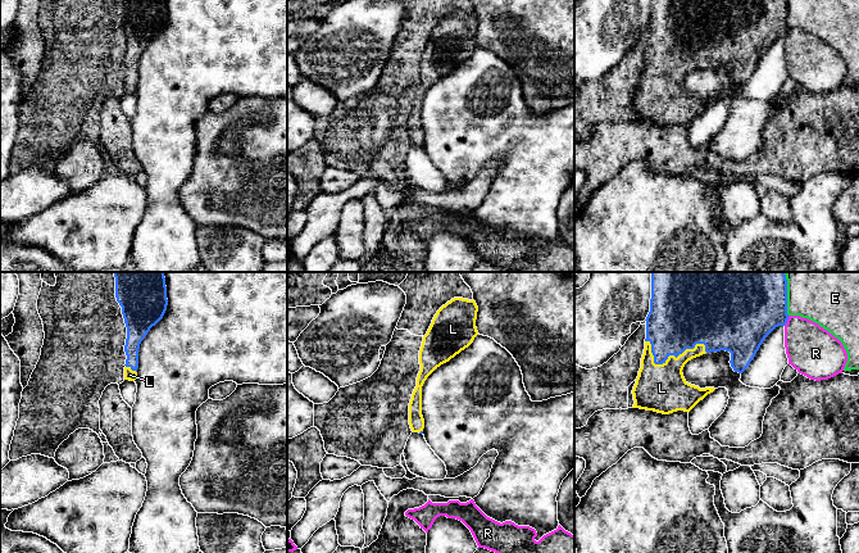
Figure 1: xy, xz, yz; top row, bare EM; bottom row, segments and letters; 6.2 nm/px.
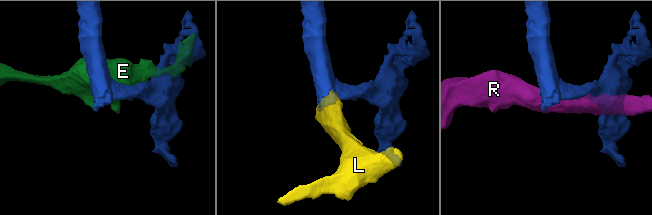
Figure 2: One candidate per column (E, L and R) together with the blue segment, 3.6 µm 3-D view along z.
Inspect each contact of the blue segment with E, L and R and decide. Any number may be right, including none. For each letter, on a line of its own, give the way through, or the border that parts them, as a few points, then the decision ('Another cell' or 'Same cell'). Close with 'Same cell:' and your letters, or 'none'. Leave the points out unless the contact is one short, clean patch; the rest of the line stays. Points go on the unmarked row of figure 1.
E: Another cell
L: Same cell
R: Another cell
Same cell: L

